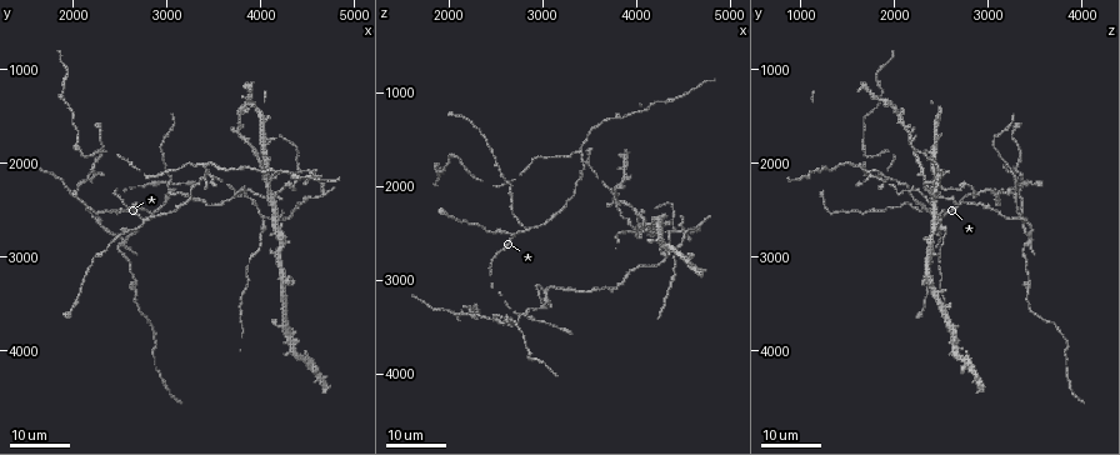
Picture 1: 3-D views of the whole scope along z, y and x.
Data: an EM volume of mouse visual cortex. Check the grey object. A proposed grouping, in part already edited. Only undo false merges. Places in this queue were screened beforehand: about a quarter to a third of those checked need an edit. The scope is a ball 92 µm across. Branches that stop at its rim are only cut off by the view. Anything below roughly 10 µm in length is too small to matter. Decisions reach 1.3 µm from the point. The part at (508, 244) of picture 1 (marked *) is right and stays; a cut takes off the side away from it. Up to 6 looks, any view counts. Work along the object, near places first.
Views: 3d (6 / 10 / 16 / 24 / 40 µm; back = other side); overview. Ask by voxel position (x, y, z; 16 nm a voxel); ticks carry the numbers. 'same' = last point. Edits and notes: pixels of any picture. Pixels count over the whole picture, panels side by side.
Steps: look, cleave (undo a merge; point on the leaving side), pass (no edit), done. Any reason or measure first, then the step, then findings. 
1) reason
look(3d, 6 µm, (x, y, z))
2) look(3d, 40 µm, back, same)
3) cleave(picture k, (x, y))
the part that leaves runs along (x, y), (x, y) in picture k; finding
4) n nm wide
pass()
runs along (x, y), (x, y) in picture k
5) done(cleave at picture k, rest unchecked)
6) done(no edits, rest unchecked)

three-way junction
look(3d, 24 µm, (2750, 2600, 2500))

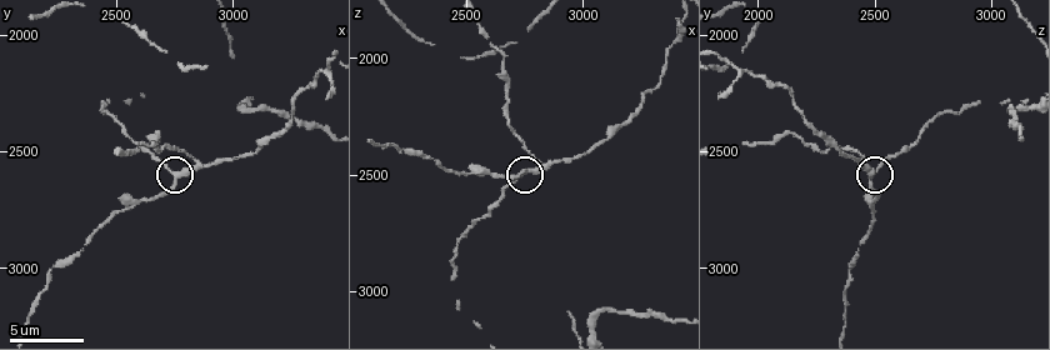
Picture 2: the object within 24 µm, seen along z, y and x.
closer look
look(3d, 10 µm, (2770, 2620, 2480))

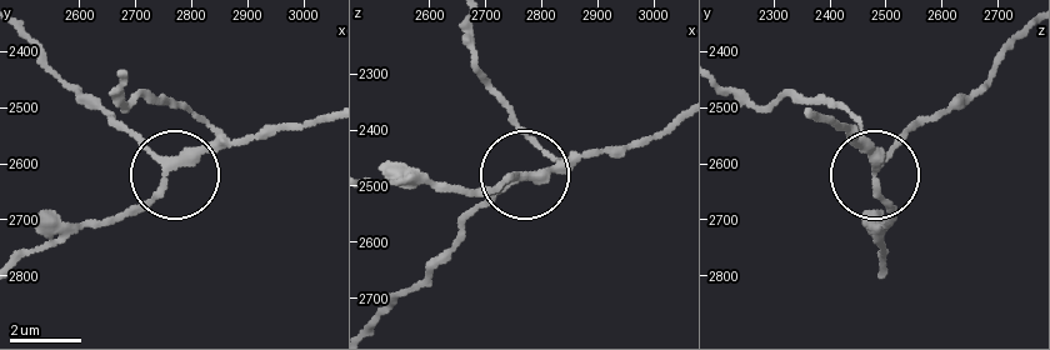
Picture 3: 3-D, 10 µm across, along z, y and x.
side arm 25 µm
pass()
runs along (949, 108), (874, 176), (889, 228) in picture 3; all the same cell

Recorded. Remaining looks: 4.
four or more arms meet
look(3d, 16 µm, (2500, 2800, 3450))

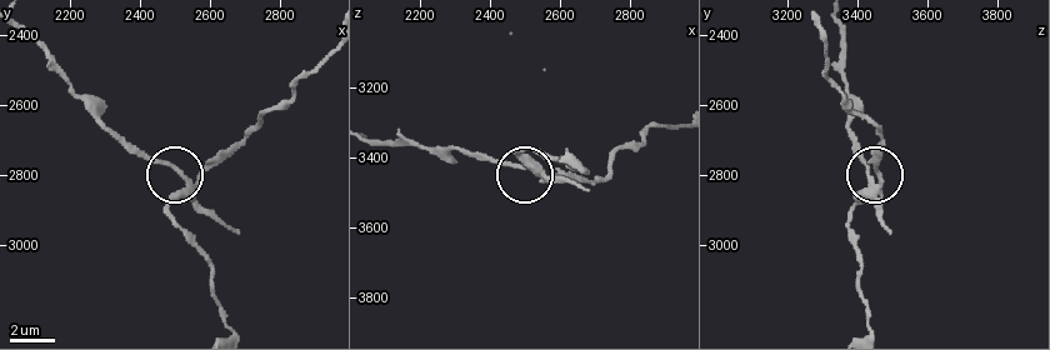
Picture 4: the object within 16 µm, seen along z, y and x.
look(3d, 6 µm, (2530, 2820, 3430))

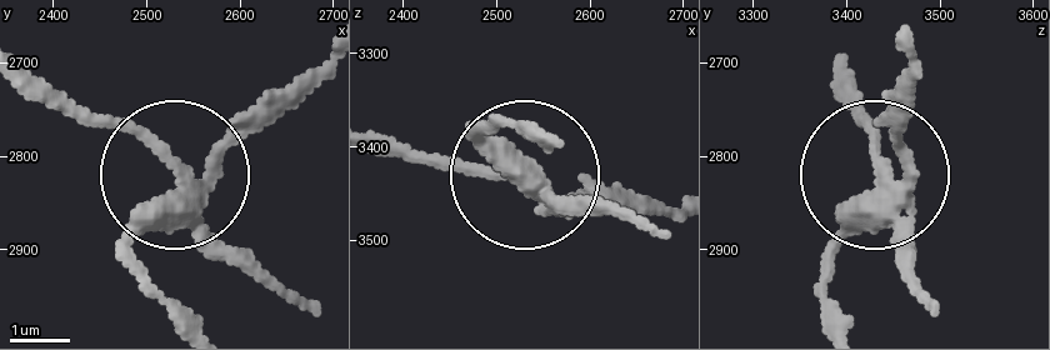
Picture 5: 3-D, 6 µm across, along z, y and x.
4 arms
cleave(picture 5, (244, 271))
the part that leaves runs along (190, 195), (120, 131), (31, 96) in picture 5; a second cell is stuck on

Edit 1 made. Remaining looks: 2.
done(cleave at picture 5, rest unchecked)

